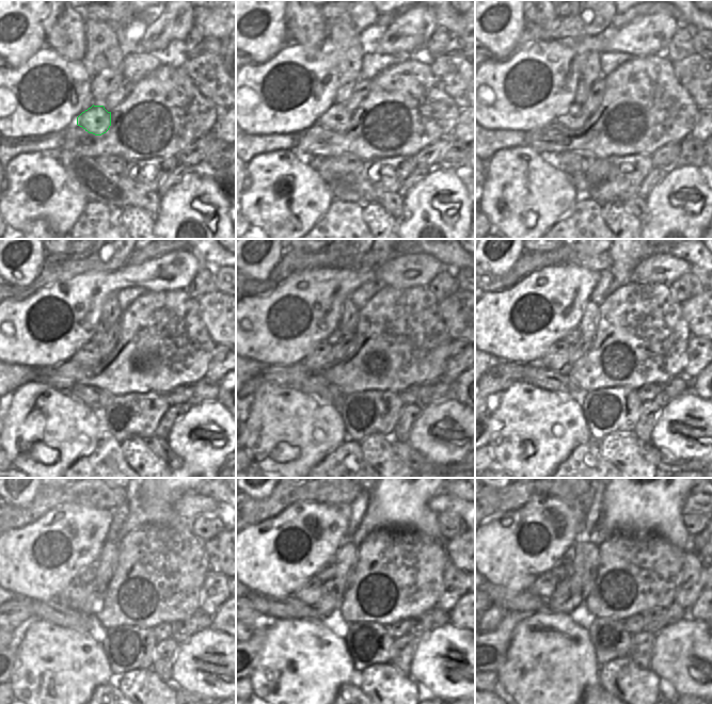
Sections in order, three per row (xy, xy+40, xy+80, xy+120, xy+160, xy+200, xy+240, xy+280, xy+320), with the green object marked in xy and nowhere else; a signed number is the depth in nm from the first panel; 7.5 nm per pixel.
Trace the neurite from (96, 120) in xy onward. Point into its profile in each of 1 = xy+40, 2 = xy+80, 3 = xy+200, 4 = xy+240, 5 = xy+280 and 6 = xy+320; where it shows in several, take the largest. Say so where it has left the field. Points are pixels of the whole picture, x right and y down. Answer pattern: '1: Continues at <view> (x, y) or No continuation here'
1: Continues at xy+40 (335, 118)
2: Continues at xy+80 (574, 117)
3: Continues at xy+200 (556, 357)
4: Continues at xy+240 (74, 595)
5: Continues at xy+280 (310, 593)
6: Continues at xy+320 (544, 585)

